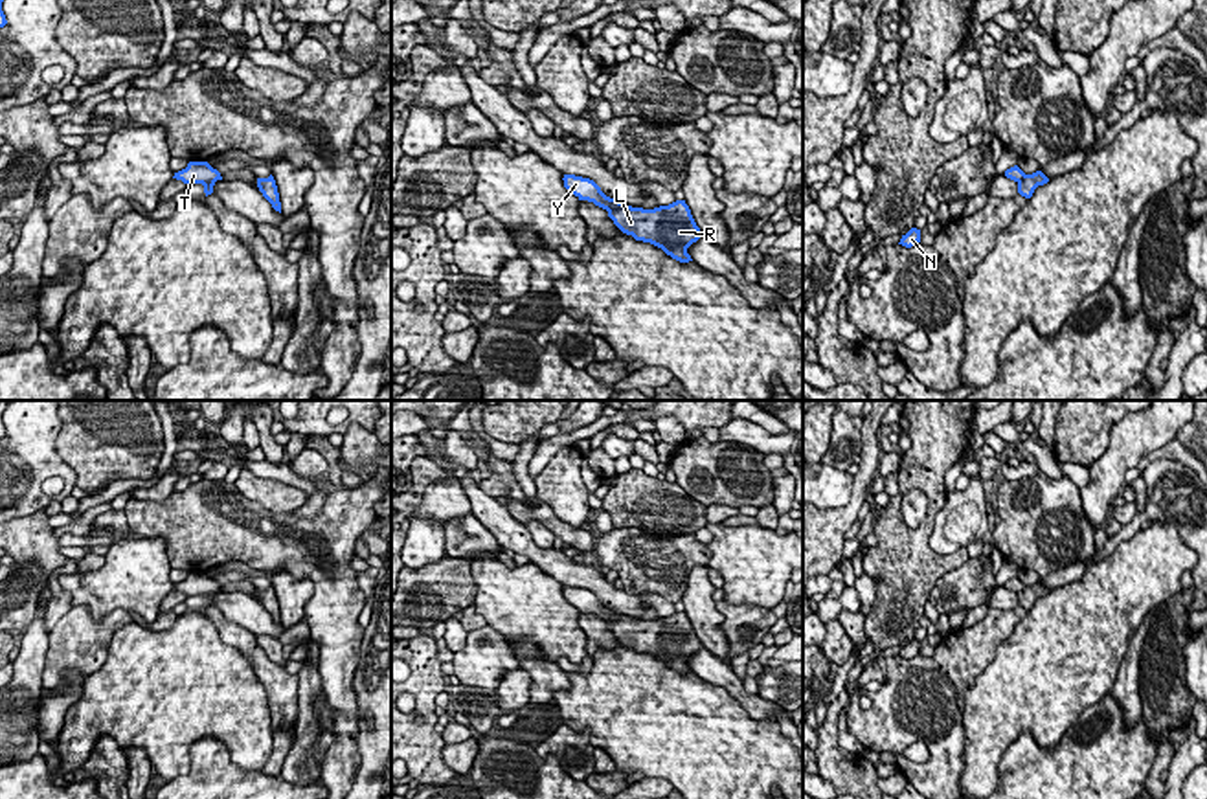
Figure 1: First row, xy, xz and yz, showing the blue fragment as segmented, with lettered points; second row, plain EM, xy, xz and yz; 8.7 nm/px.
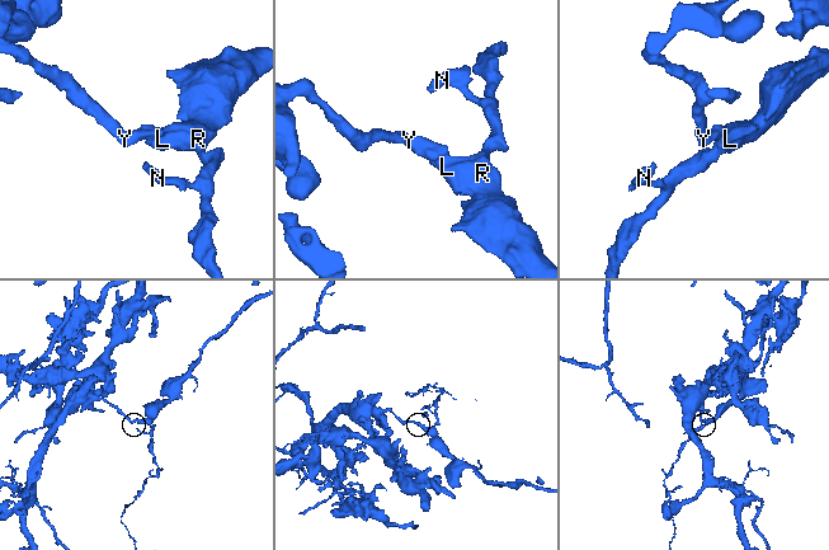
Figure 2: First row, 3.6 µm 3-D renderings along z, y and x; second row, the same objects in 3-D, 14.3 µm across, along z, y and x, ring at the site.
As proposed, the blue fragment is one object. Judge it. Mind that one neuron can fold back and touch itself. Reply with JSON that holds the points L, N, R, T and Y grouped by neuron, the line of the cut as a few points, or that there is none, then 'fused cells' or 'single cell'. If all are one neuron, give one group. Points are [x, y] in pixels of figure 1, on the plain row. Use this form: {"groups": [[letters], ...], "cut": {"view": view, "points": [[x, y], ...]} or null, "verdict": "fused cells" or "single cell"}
{"groups": [["L", "N", "R"], ["T", "Y"]], "cut": {"view": "xz", "points": [[621, 614], [607, 621]]}, "verdict": "fused cells"}

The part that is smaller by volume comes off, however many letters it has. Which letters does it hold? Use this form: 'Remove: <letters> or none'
Remove: L, N, R

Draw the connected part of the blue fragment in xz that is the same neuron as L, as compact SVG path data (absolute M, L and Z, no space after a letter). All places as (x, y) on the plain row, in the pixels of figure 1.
M685 612L654 621L621 615L608 621L608 628L623 645L661 659L680 674L693 672L687 659L704 648Z

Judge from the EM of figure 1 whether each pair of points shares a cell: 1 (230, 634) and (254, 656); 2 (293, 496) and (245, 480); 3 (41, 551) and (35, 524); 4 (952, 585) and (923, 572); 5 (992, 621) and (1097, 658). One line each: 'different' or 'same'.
1: same
2: same
3: same
4: different
5: different

